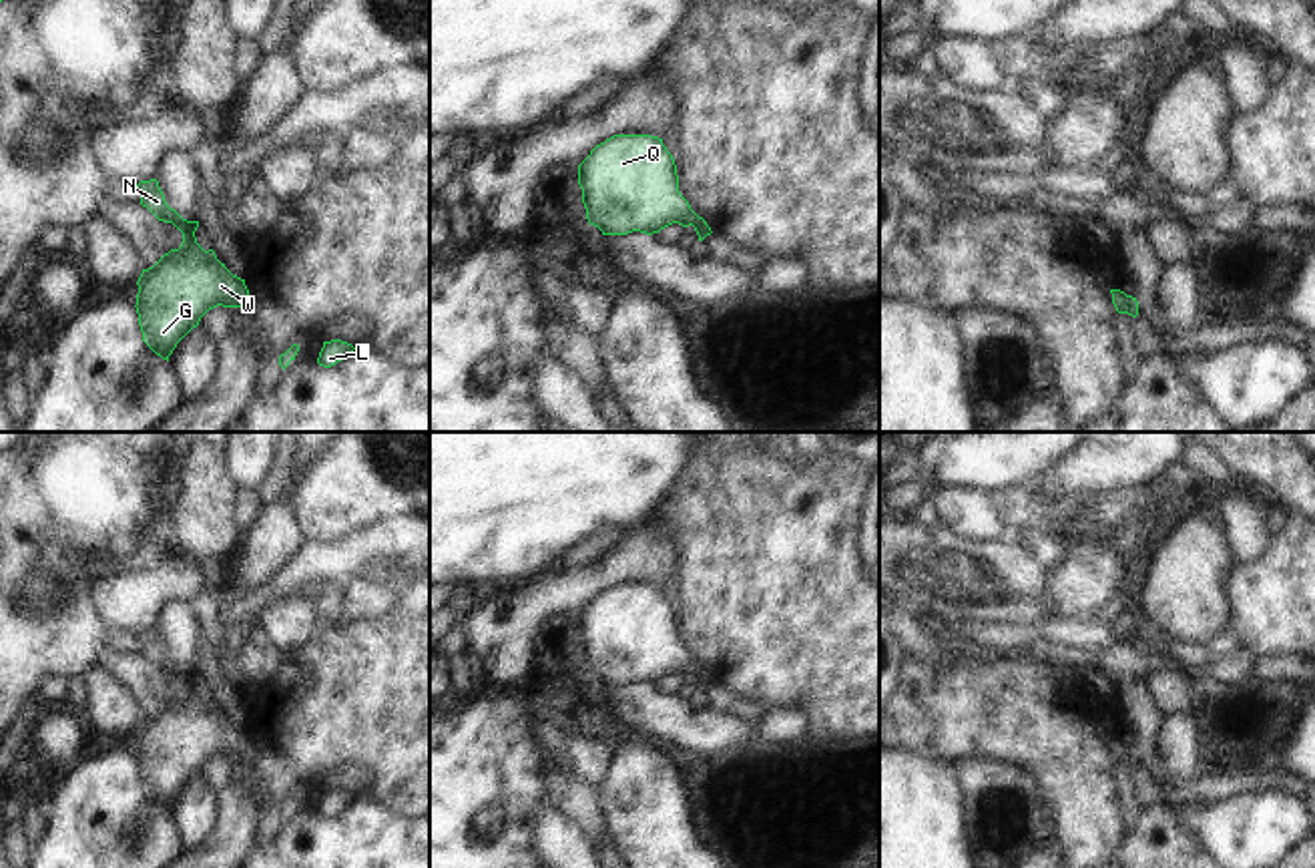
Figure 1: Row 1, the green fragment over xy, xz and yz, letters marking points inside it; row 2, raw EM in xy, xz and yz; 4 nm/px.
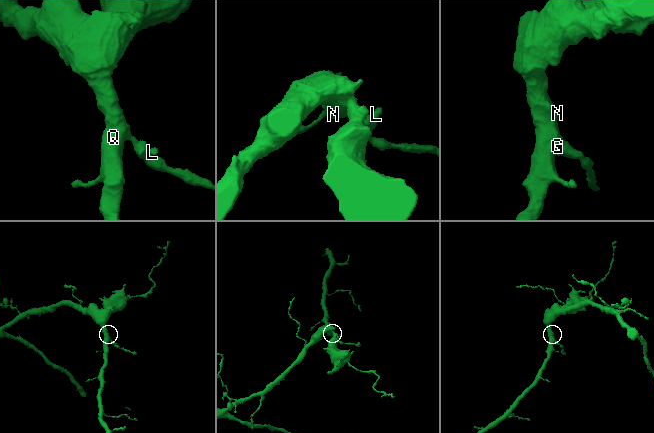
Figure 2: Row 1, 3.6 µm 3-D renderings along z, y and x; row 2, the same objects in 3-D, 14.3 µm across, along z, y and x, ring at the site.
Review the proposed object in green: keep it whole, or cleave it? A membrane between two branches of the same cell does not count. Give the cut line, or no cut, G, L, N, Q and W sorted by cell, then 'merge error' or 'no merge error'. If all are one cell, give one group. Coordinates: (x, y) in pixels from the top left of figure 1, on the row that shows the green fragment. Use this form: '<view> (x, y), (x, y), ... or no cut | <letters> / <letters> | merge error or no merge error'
no cut | G L N Q W | no merge error

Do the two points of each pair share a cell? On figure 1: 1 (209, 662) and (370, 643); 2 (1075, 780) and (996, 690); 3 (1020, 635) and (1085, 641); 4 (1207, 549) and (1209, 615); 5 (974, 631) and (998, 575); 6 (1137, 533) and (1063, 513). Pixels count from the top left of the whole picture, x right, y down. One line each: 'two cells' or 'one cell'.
1: two cells
2: one cell
3: one cell
4: one cell
5: two cells
6: two cells

